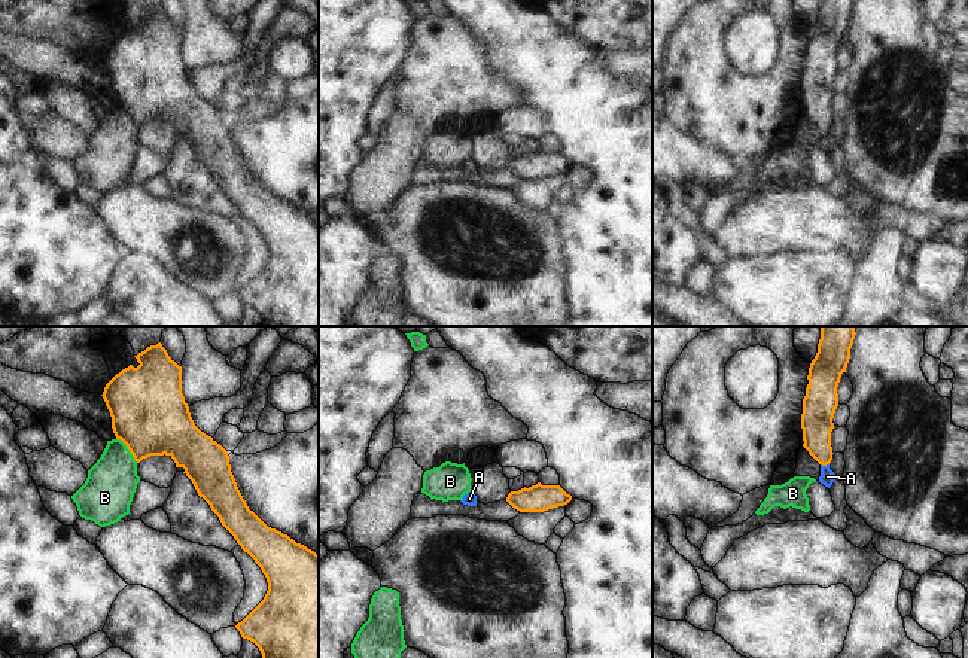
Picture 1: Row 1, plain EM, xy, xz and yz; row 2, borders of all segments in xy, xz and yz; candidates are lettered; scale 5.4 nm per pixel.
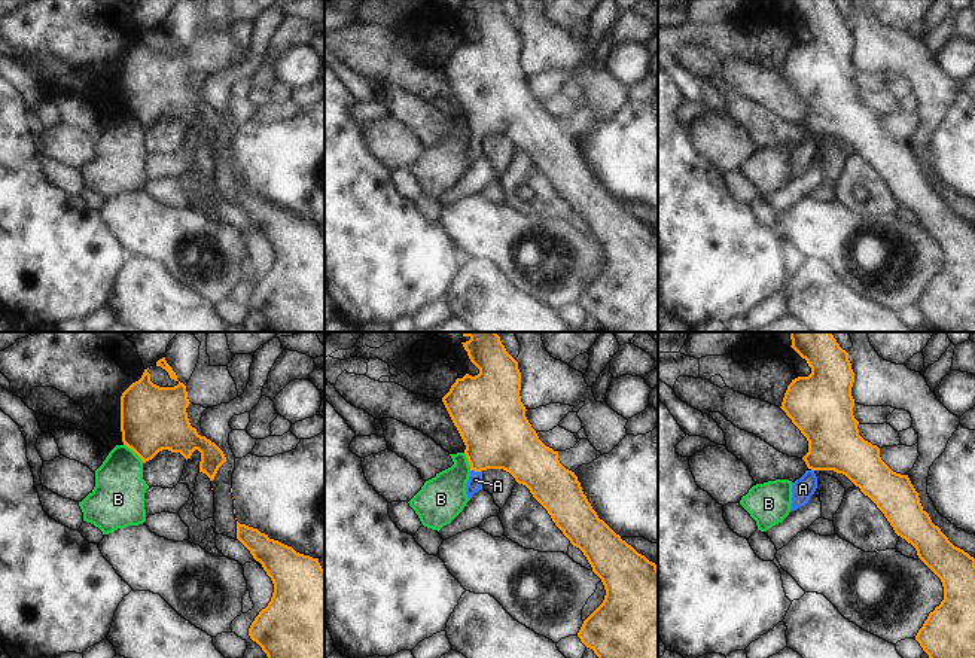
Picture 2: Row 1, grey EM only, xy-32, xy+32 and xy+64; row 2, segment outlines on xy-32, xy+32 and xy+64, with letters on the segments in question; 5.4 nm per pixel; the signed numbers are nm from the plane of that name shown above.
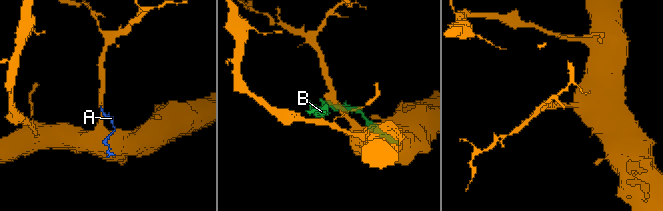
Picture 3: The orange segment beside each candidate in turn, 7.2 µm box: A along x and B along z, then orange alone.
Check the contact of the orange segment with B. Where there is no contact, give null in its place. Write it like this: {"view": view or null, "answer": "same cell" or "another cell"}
{"view": "xy", "answer": "another cell"}

